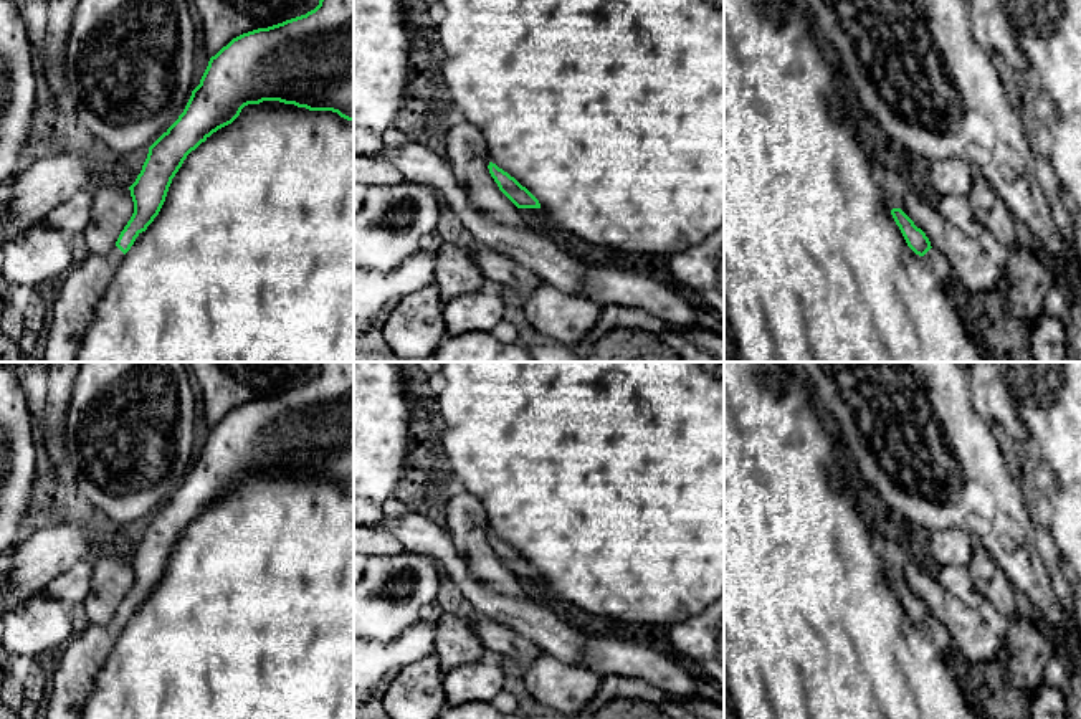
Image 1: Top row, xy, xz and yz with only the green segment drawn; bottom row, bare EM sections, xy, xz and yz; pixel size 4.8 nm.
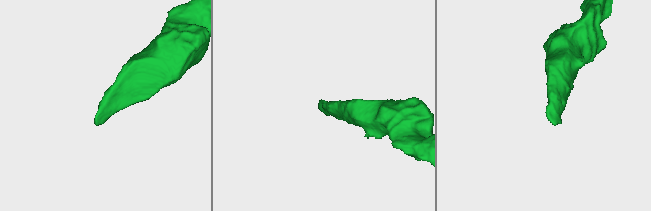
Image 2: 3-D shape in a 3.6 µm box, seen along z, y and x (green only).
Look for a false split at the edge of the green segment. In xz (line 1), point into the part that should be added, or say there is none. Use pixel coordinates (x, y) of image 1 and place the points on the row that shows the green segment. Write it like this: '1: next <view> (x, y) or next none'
1: next none

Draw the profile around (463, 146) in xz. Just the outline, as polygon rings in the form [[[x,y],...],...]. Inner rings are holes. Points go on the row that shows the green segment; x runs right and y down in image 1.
[[[466,121],[440,131],[438,147],[469,202],[498,223],[529,228],[519,208],[499,190],[489,174],[489,152],[483,134]]]

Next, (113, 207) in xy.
[[[121,180],[102,183],[93,193],[91,223],[83,236],[94,256],[106,256],[134,213],[131,190]]]

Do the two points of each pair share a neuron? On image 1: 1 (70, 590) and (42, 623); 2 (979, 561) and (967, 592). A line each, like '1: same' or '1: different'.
1: different
2: different

